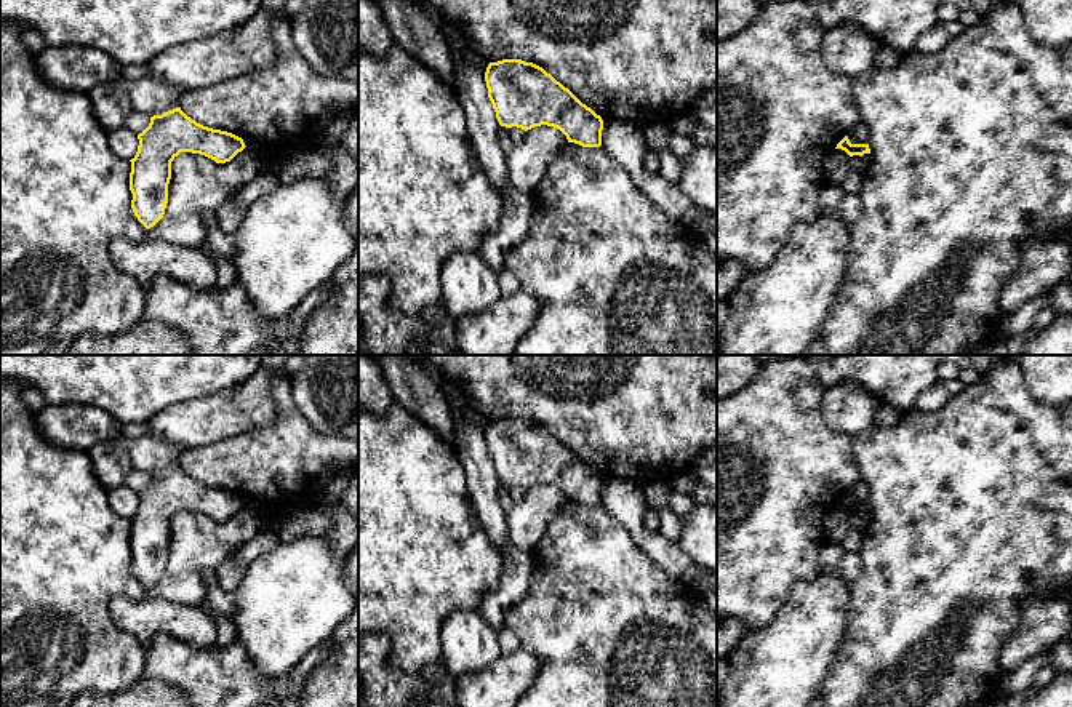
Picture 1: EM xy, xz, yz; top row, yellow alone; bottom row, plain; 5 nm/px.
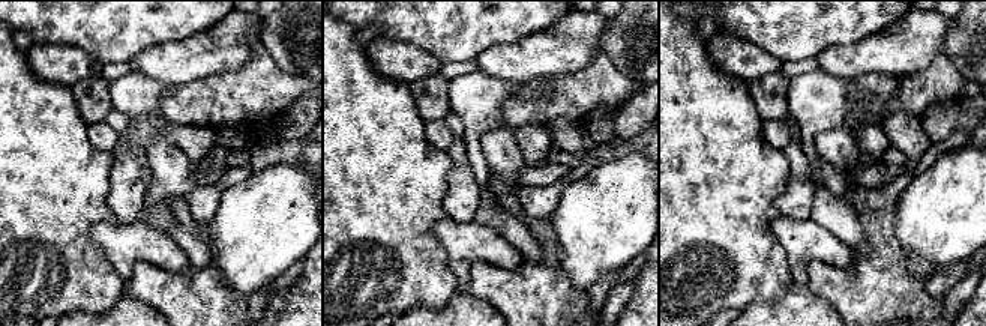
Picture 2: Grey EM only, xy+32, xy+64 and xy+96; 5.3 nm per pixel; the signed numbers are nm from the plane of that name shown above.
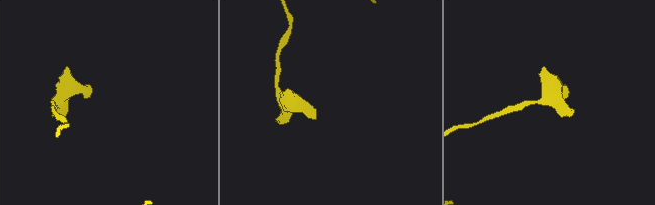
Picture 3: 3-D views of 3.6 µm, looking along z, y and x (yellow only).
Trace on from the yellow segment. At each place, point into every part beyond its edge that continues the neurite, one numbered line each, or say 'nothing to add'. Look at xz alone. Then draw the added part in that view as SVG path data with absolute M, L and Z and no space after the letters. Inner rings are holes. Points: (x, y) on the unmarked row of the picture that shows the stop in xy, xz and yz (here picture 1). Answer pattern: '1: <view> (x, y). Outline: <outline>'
nothing to add

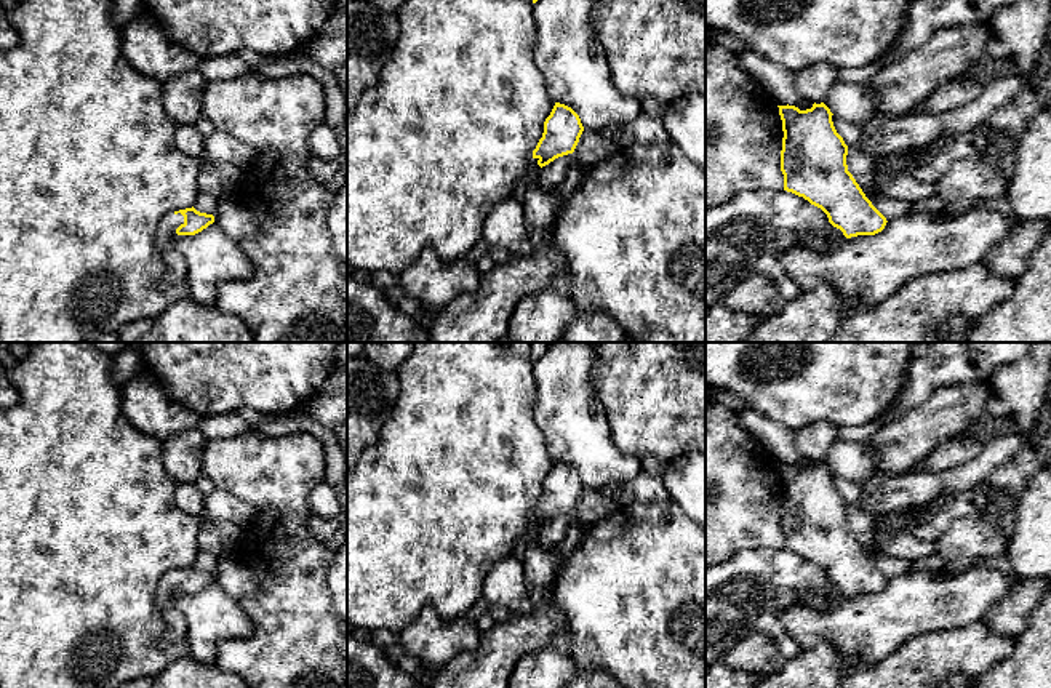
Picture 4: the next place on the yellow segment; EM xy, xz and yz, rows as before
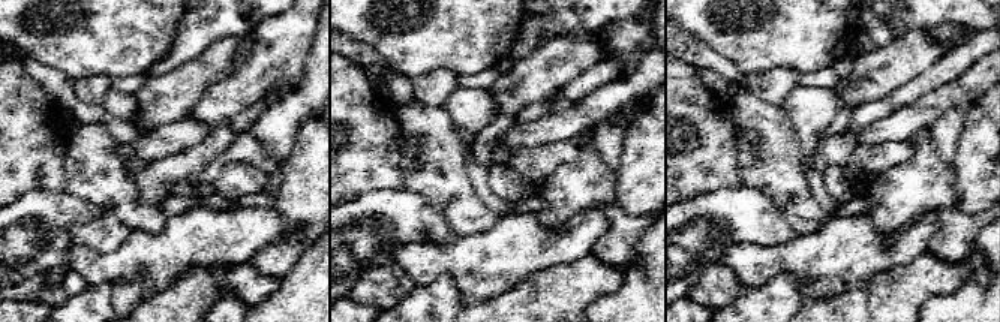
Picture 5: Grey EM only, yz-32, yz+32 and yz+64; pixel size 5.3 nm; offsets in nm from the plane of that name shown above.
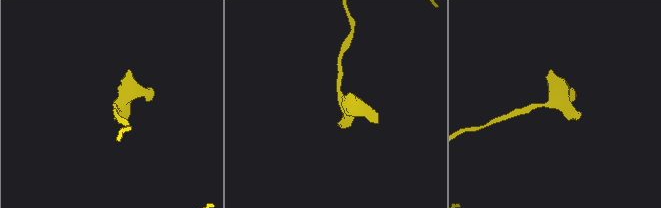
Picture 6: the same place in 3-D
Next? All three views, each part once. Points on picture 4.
1: xy (175, 623). Outline: M173 570L158 581L155 589L155 605L165 619L162 642L166 646L173 646L186 640L186 618L174 605L174 598L178 595L176 587L181 582L184 582L184 574Z

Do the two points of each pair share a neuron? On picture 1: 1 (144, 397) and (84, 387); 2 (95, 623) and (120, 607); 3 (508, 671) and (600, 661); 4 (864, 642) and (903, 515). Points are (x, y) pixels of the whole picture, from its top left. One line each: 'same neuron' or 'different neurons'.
1: same neuron
2: different neurons
3: different neurons
4: same neuron

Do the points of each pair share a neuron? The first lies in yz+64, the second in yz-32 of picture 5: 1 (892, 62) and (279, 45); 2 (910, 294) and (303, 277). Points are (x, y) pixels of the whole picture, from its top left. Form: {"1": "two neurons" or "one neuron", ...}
{"1": "two neurons", "2": "two neurons"}

